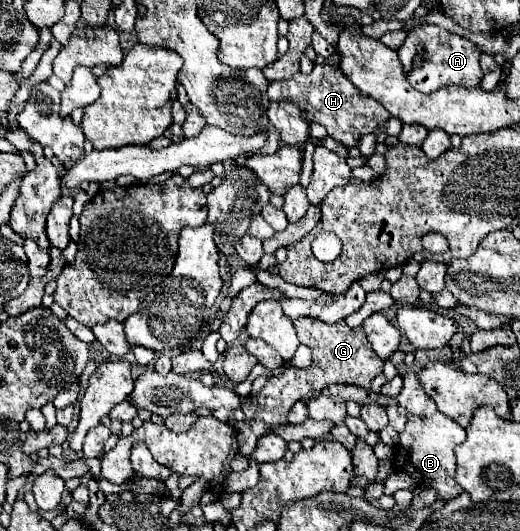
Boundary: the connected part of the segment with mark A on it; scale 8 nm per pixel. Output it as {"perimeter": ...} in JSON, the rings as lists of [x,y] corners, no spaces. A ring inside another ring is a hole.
{"perimeter":[[[422,23],[414,31],[408,33],[404,45],[398,49],[398,57],[408,71],[408,81],[414,89],[422,93],[436,93],[444,85],[458,85],[458,87],[478,87],[482,81],[482,69],[480,69],[480,49],[454,33],[448,33],[436,25]],[[420,45],[424,45],[424,59],[420,59]]]}

